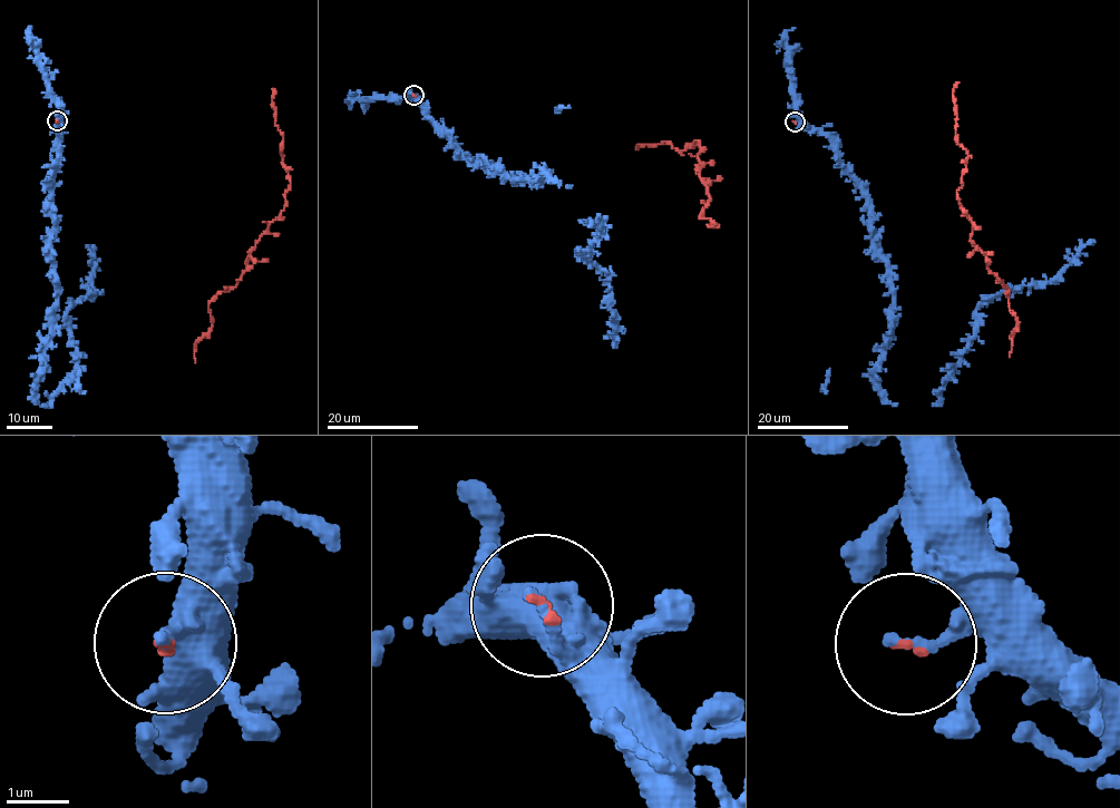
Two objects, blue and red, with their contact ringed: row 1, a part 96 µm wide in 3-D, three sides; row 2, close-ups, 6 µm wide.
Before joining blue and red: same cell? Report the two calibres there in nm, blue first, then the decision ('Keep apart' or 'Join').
Thickness 160 nm (blue) against 70 nm. Join

